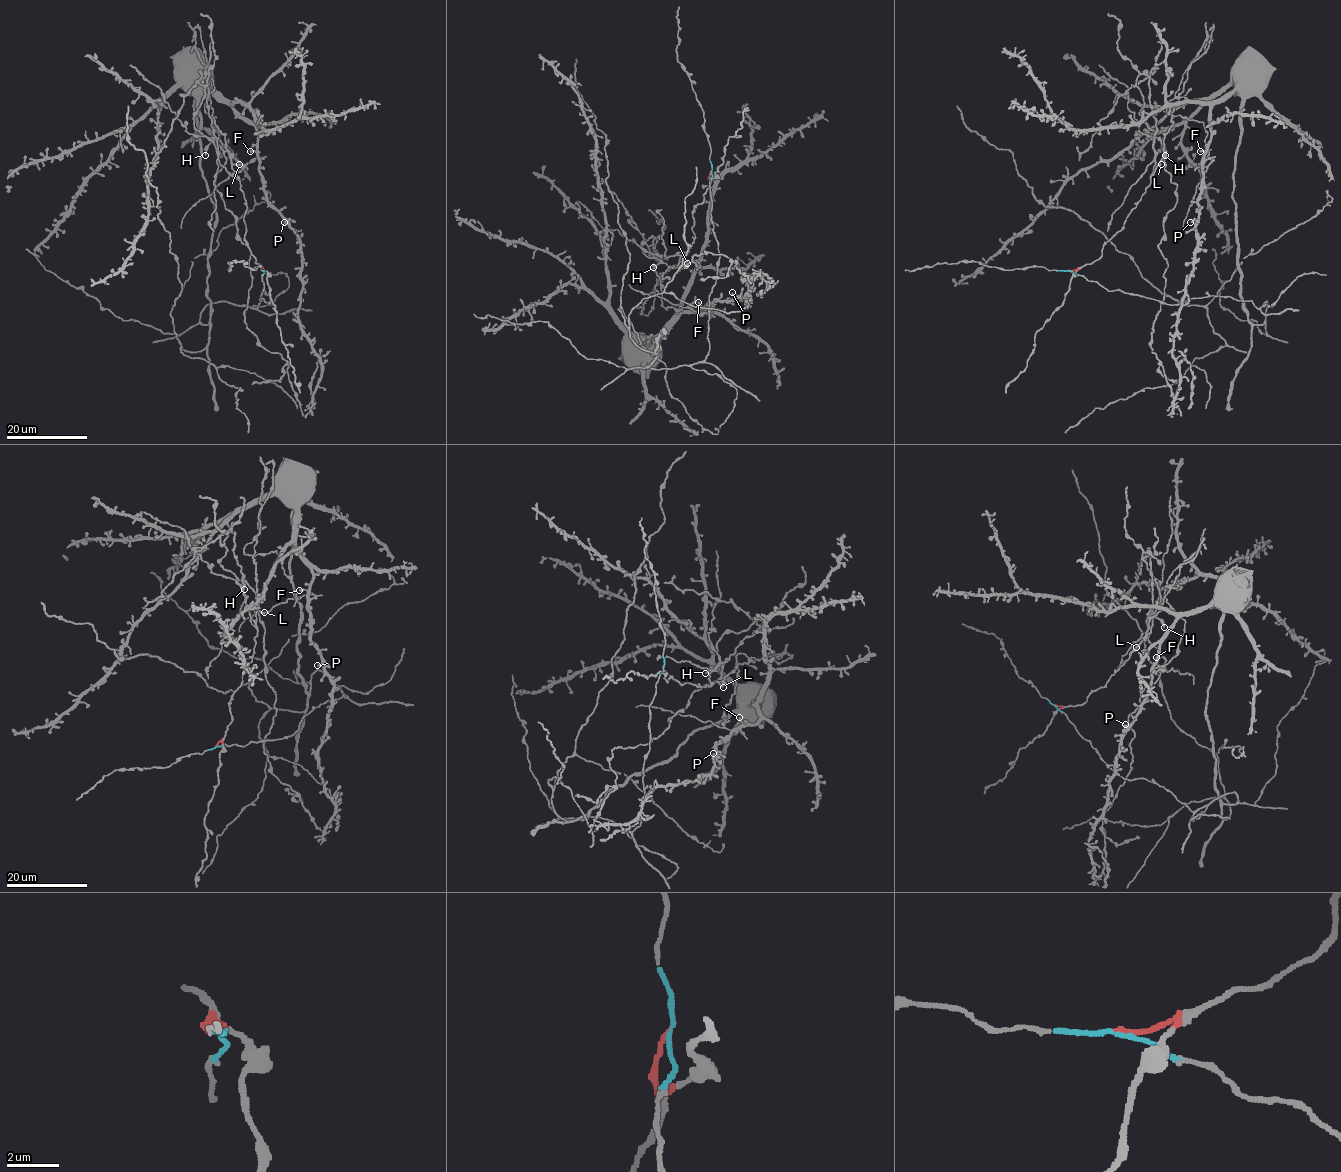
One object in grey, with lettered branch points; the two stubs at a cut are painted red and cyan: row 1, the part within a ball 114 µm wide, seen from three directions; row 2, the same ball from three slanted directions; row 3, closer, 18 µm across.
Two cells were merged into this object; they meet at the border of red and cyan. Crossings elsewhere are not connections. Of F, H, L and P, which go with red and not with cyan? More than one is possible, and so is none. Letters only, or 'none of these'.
H, L

